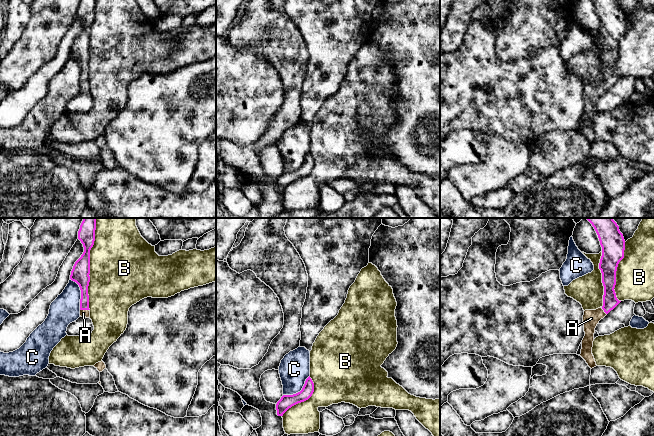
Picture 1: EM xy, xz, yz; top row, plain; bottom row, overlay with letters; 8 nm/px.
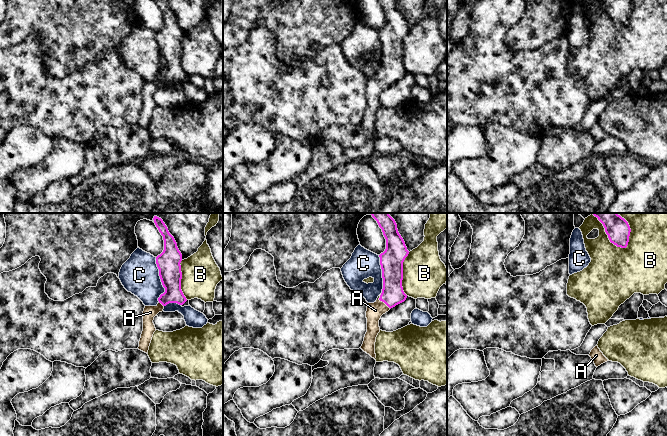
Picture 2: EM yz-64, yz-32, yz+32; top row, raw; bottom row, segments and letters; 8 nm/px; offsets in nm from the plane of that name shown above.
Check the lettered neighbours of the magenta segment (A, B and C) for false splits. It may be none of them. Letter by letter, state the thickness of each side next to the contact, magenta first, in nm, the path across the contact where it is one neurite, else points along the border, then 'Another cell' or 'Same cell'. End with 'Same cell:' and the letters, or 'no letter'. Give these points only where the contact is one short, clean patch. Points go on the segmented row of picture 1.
A: Thickness 120 nm (magenta) against 60 nm. Path across: xy (82, 278), (84, 309), (83, 313). Same cell
B: Thickness 140 nm (magenta) against 500 nm. Another cell
C: Thickness 140 nm (magenta) against 240 nm. Another cell
Same cell: A

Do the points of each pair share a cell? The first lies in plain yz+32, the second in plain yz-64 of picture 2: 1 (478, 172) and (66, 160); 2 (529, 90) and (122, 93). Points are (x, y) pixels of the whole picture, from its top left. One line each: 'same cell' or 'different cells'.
1: same cell
2: same cell

